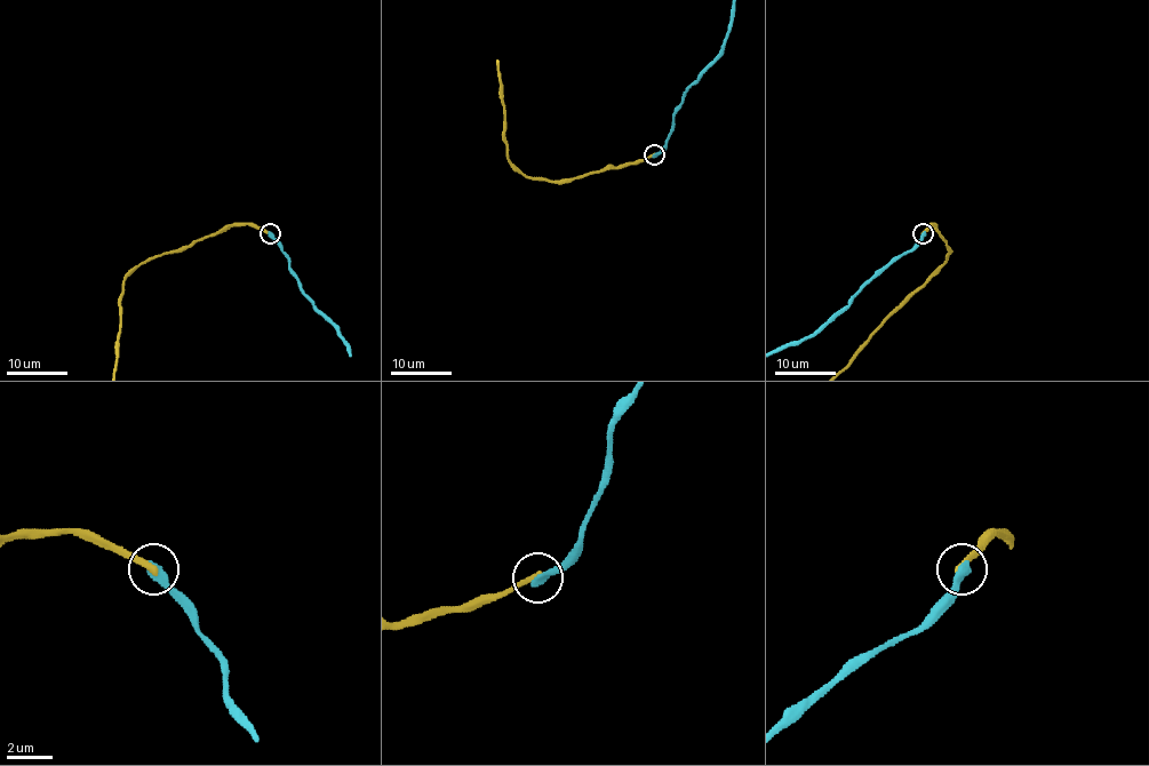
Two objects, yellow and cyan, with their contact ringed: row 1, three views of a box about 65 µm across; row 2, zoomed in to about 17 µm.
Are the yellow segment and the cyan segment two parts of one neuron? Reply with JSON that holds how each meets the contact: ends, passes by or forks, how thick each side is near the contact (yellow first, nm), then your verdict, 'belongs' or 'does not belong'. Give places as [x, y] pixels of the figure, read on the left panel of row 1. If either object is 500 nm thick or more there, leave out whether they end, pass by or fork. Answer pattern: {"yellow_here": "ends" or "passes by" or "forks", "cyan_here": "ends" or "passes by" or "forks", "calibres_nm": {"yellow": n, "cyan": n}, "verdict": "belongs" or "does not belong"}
{"yellow_here": "ends", "cyan_here": "ends", "calibres_nm": {"yellow": 280, "cyan": 440}, "verdict": "does not belong"}

